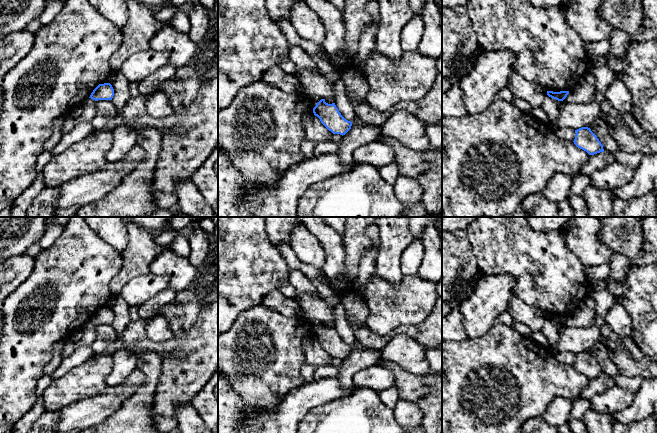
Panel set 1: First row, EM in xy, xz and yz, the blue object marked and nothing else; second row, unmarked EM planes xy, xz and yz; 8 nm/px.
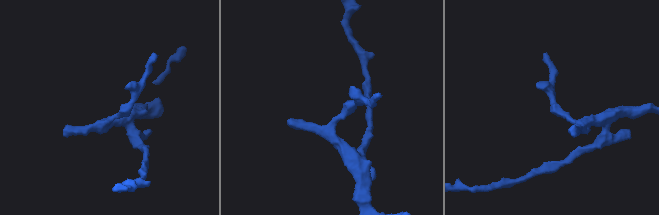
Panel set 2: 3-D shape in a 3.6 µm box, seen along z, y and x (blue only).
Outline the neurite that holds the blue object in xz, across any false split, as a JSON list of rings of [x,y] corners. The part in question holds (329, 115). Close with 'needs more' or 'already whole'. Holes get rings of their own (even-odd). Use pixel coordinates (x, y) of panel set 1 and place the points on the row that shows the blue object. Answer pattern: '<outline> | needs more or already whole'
[[[321,99],[313,108],[313,113],[333,134],[343,136],[351,129],[352,122],[341,115],[335,103],[328,104],[325,99]]] | already whole

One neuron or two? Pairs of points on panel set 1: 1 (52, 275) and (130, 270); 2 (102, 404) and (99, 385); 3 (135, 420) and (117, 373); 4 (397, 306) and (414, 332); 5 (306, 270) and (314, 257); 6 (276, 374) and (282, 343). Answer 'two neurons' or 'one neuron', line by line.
1: two neurons
2: two neurons
3: two neurons
4: two neurons
5: two neurons
6: one neuron

